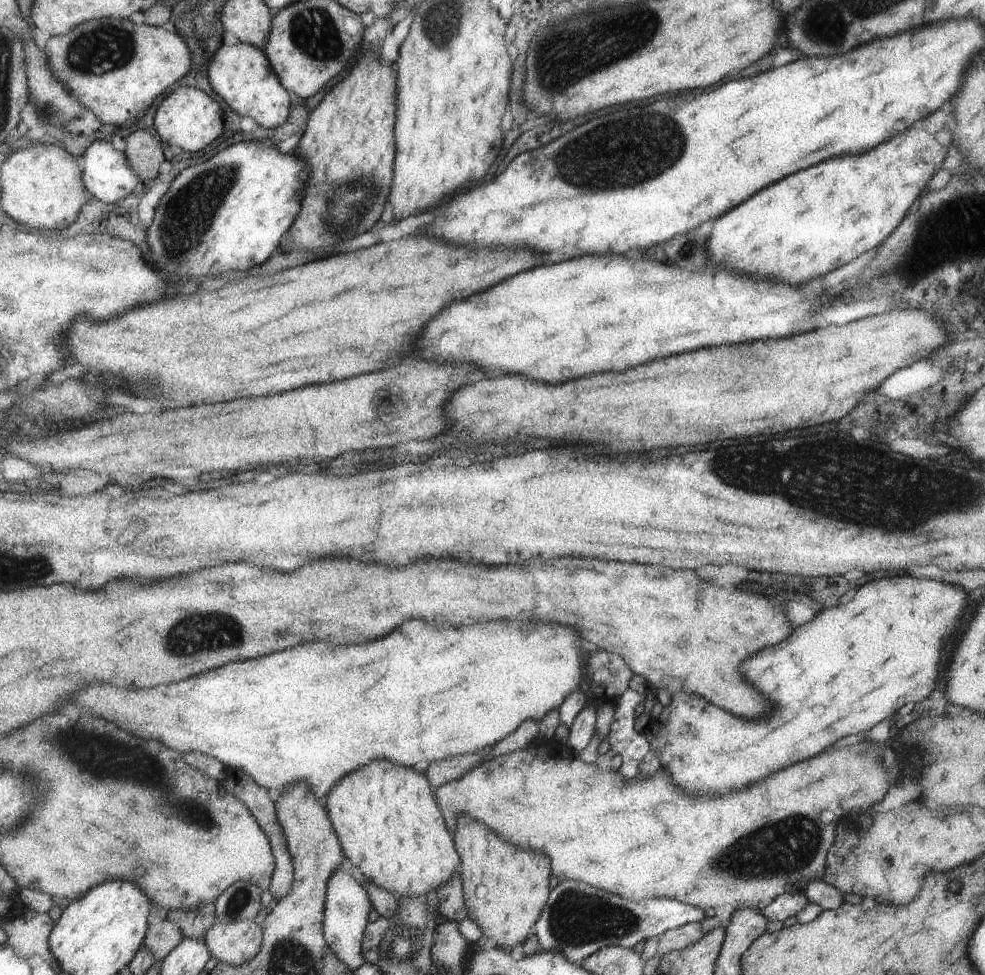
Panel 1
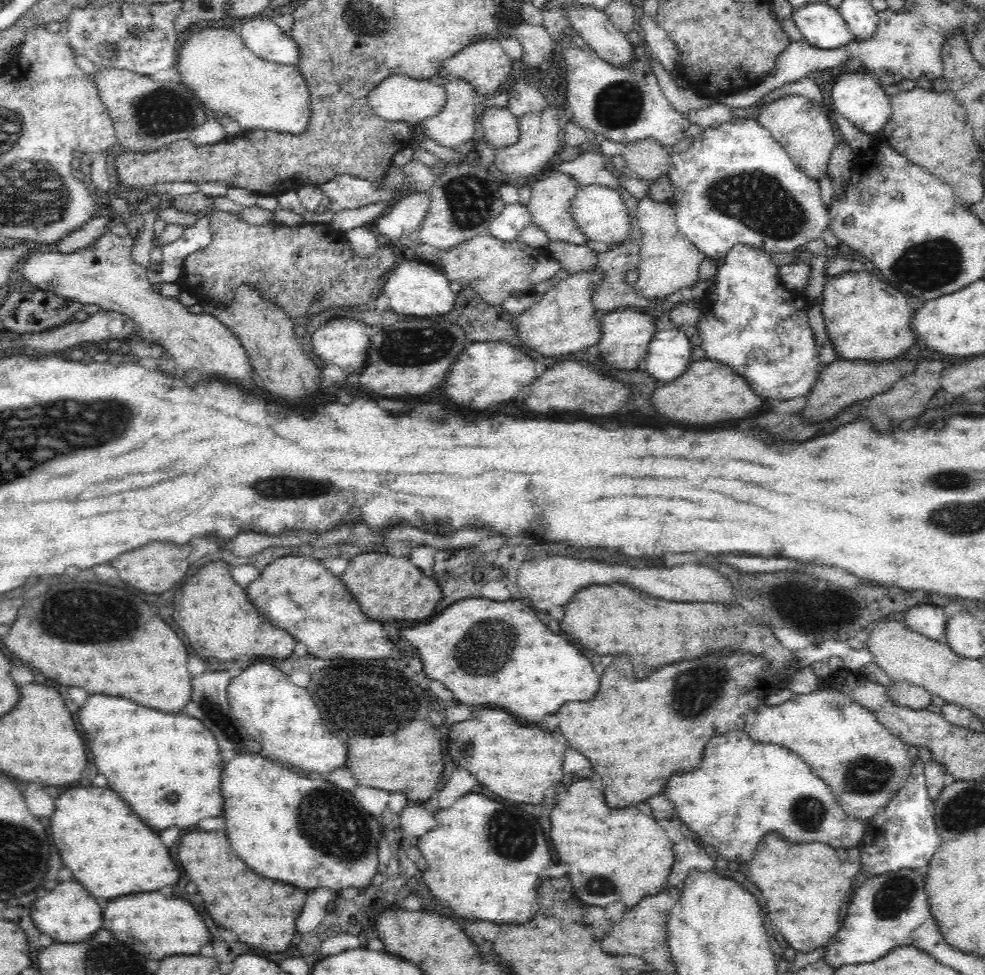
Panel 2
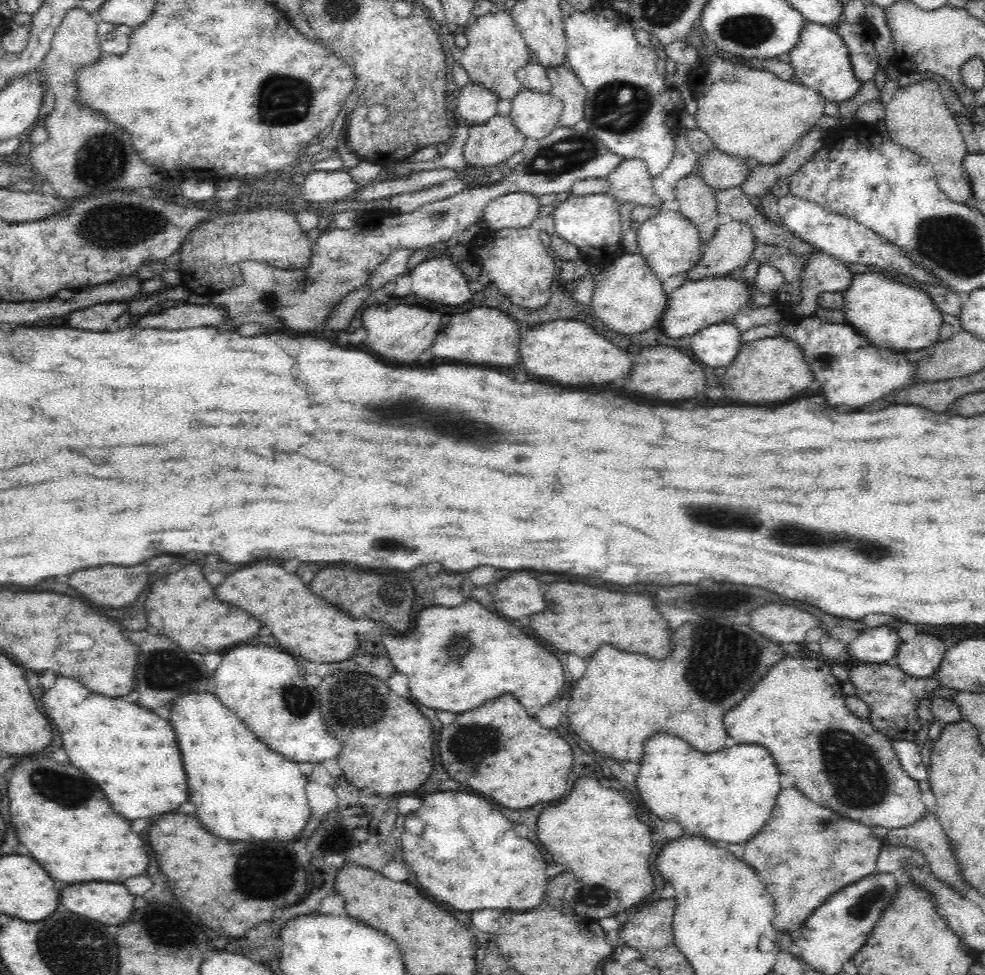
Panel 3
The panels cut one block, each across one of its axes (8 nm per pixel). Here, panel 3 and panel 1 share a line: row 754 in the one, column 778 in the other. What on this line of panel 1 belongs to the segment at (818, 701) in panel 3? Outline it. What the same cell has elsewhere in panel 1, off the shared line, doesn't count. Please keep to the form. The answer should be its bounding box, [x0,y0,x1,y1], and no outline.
[435,740,899,912]

